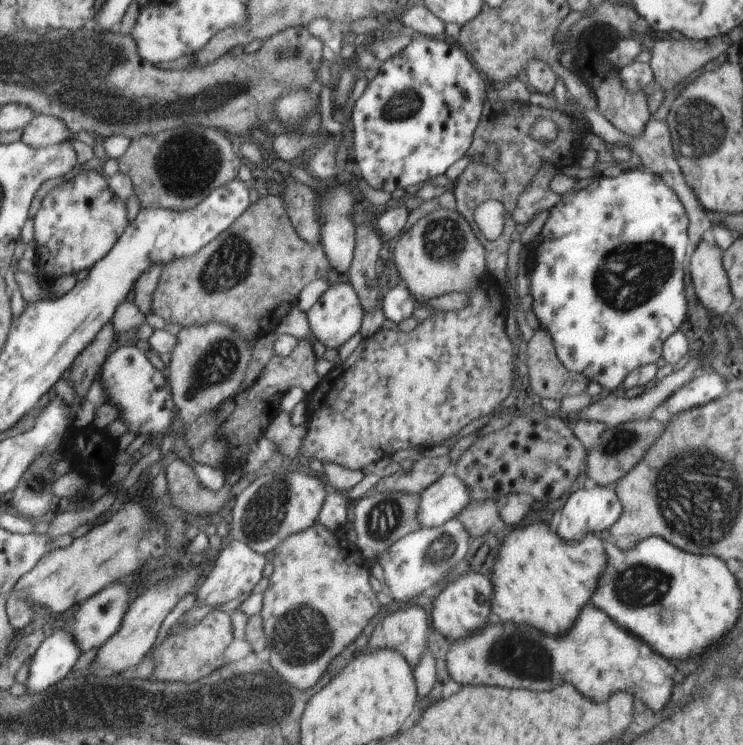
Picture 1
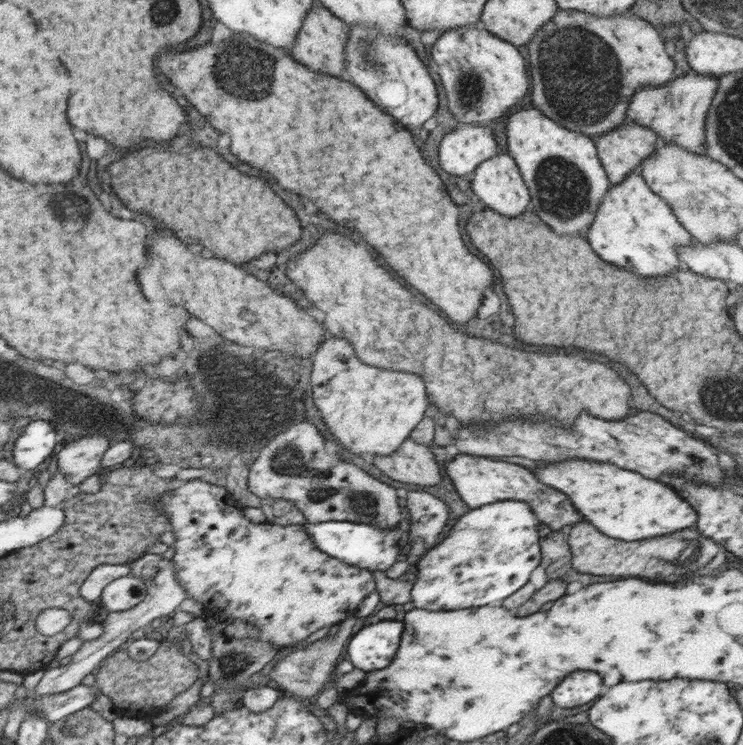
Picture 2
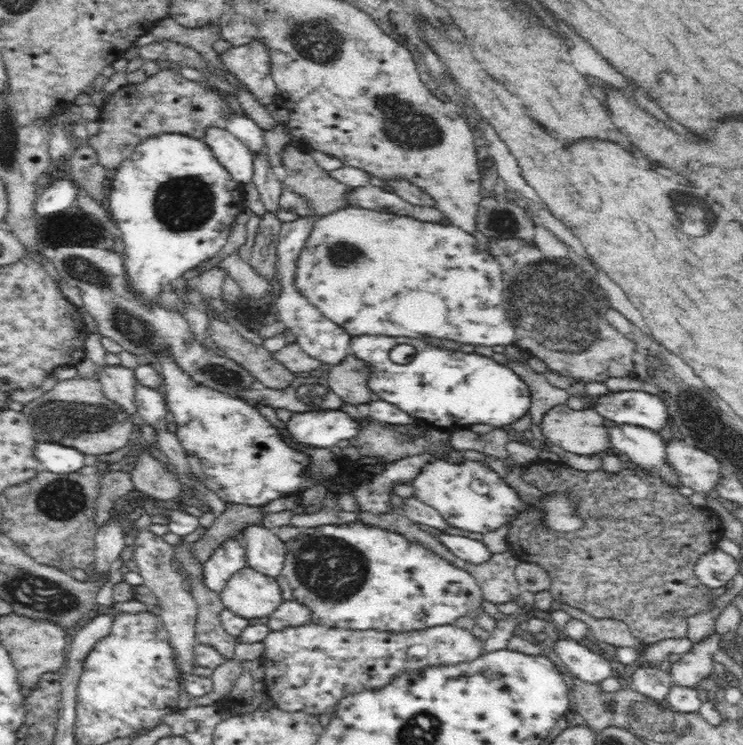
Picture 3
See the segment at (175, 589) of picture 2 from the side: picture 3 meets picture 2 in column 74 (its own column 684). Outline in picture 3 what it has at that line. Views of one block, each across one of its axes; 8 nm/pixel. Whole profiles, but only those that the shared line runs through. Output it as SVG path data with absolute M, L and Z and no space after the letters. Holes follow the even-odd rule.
M718 634L700 640L694 644L694 652L684 654L680 662L672 664L668 676L672 678L674 688L690 688L700 690L700 682L710 676L712 668L716 666L712 656L722 650L722 640Z

